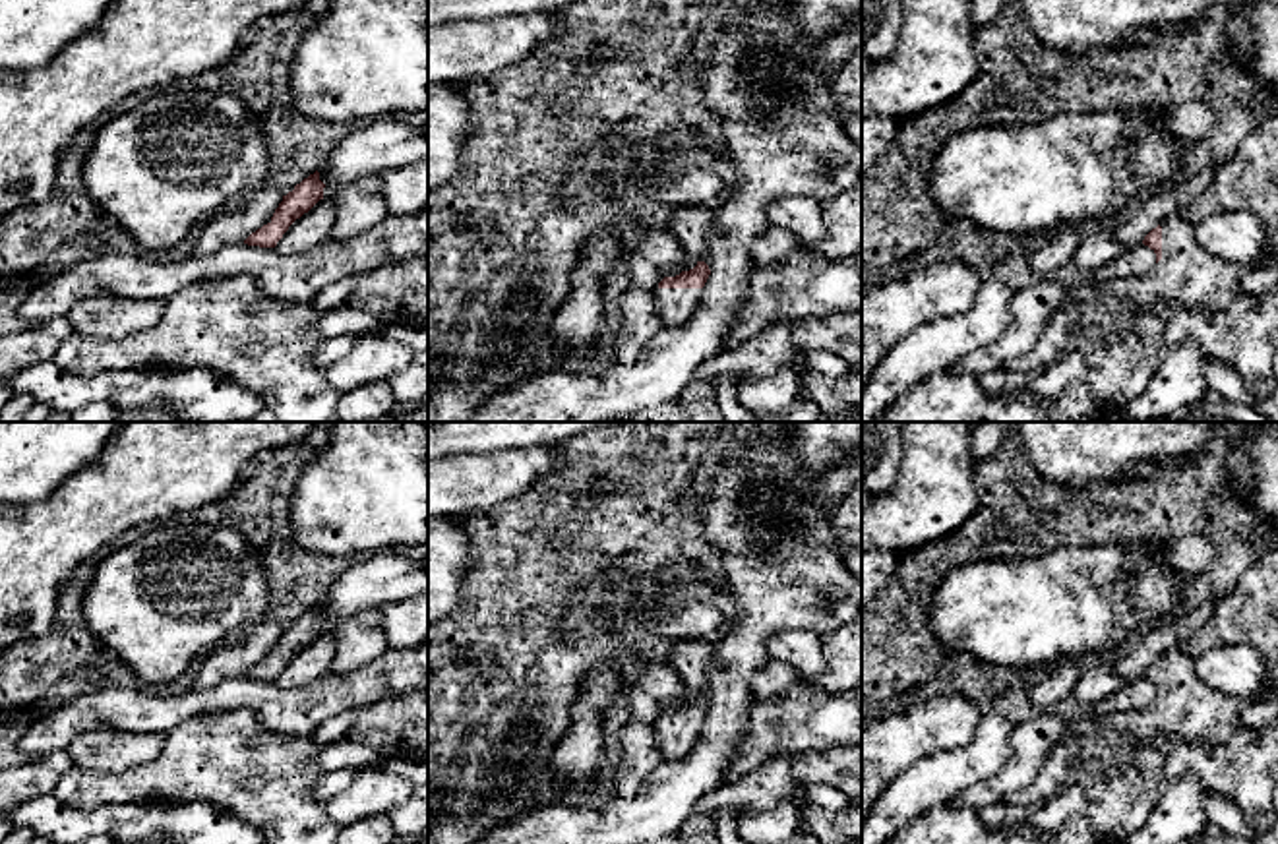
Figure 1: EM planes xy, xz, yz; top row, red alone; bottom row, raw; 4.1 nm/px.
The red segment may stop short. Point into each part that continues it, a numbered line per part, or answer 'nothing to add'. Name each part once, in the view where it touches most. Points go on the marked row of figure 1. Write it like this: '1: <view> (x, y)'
1: xz (674, 306)

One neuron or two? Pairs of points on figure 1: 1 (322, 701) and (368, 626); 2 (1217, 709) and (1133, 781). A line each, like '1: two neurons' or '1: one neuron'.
1: two neurons
2: one neuron

